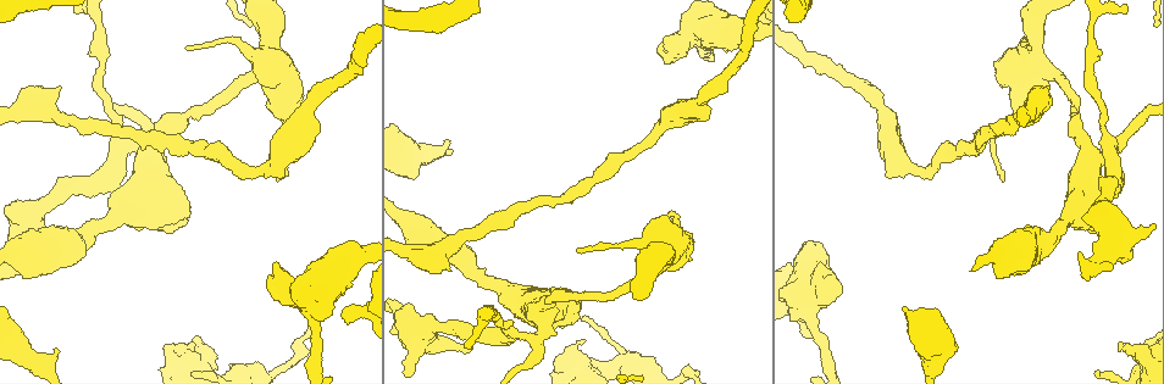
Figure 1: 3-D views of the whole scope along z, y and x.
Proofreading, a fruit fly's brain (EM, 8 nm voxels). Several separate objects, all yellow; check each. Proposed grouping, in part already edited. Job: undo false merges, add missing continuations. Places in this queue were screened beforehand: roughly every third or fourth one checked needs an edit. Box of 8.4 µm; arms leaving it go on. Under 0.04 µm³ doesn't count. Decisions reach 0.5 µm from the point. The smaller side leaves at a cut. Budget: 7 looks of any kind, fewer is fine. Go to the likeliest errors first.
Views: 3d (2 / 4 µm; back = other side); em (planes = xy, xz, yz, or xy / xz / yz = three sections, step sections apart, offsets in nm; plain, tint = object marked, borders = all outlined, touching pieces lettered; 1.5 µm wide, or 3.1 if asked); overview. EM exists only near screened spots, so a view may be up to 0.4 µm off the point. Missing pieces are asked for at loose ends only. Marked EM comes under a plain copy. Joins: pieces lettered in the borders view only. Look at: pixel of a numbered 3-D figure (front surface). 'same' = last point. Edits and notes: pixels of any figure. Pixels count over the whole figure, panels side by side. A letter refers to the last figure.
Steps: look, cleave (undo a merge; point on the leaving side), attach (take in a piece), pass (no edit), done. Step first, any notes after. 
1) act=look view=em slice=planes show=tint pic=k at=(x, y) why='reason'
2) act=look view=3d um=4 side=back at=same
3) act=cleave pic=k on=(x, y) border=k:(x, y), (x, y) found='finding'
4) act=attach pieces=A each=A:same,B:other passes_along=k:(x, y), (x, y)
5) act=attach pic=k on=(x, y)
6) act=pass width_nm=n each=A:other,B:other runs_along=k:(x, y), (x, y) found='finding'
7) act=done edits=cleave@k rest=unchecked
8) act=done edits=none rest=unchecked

act=look view=em slice=planes show=borders pic=1 at=(348, 322) why='an open end'

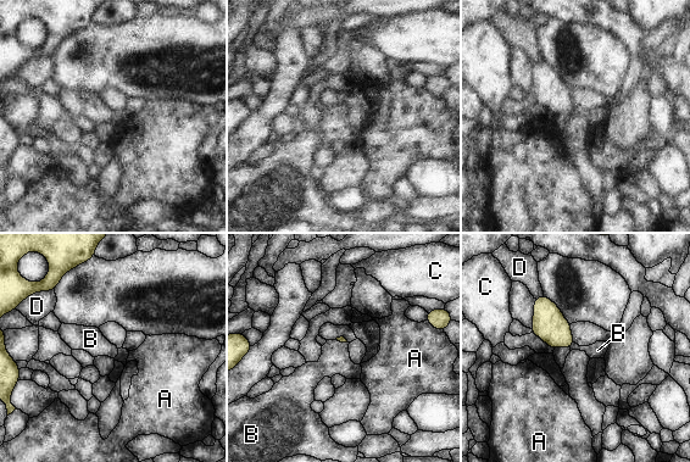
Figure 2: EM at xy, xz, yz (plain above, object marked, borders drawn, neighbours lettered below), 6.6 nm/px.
act=attach pieces=B longest_contact=D:70nm each=A:other,B:same,C:other,D:other found='it goes on there'

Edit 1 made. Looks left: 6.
act=look view=3d um=2 side=back pic=1 at=(584, 340) why='free end'

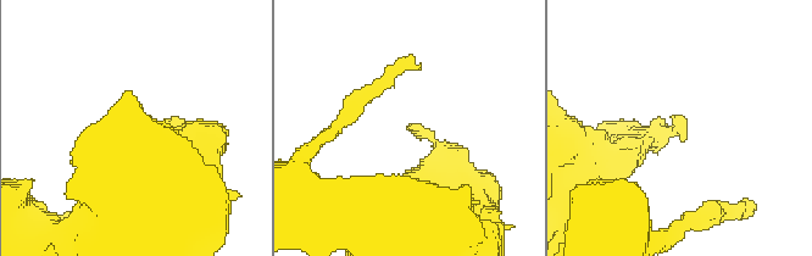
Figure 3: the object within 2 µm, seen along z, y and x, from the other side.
act=look view=em slice=xz step=8 show=borders pic=3 at=(414, 132)

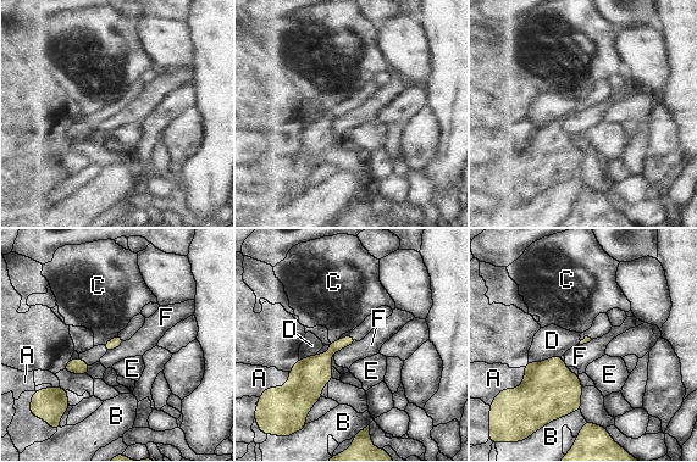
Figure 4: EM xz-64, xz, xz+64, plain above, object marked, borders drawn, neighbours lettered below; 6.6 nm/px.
act=look view=em slice=planes show=borders at=same why='cut it another way'

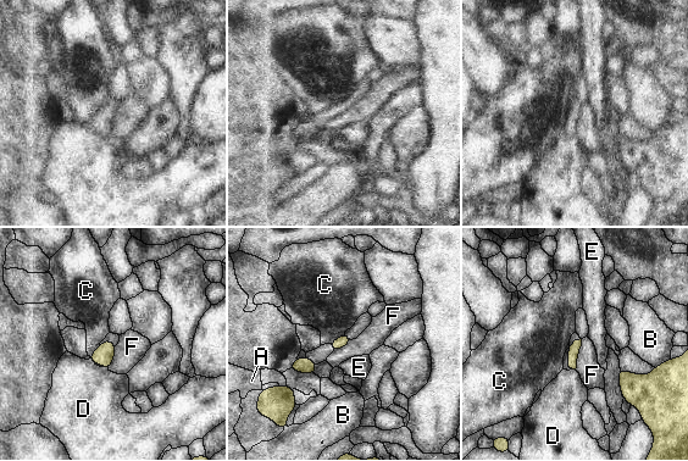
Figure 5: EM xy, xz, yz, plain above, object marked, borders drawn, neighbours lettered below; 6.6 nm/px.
act=pass each=A:other,B:other,C:other,D:other,E:other,F:other border=5:(582, 339), (575, 368) found='none of them fits'

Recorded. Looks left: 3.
act=look view=3d um=4 pic=1 at=(514, 335) why='sharp bend'

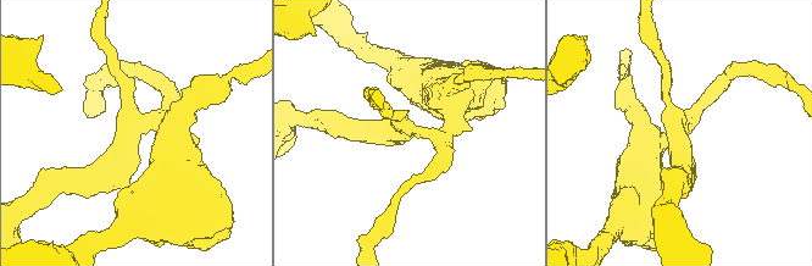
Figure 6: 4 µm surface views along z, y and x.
act=look view=em slice=planes show=borders pic=6 at=(412, 130) why='shape alone is not enough'

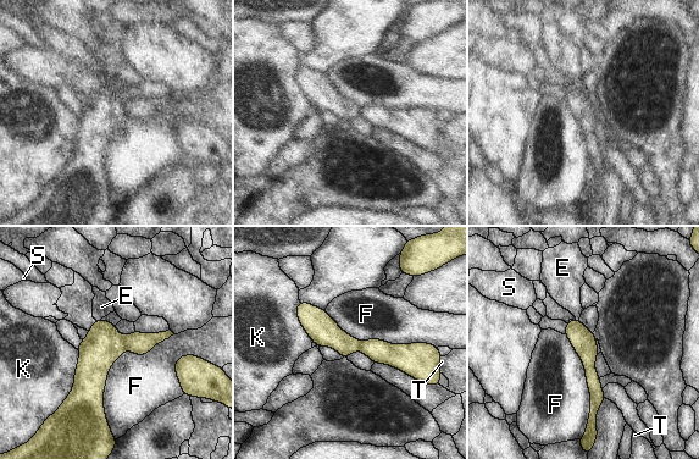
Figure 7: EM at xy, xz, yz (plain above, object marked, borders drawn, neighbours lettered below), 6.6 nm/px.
act=cleave pic=7 on=(104, 344) each=E:other,F:other,K:other,S:other,T:other arms=4 part_leaving=7:(576, 321), (588, 352), (593, 415) found='a second cell is stuck on'

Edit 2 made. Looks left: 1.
act=done edits=attach@2,cleave@7 rest=unchecked

